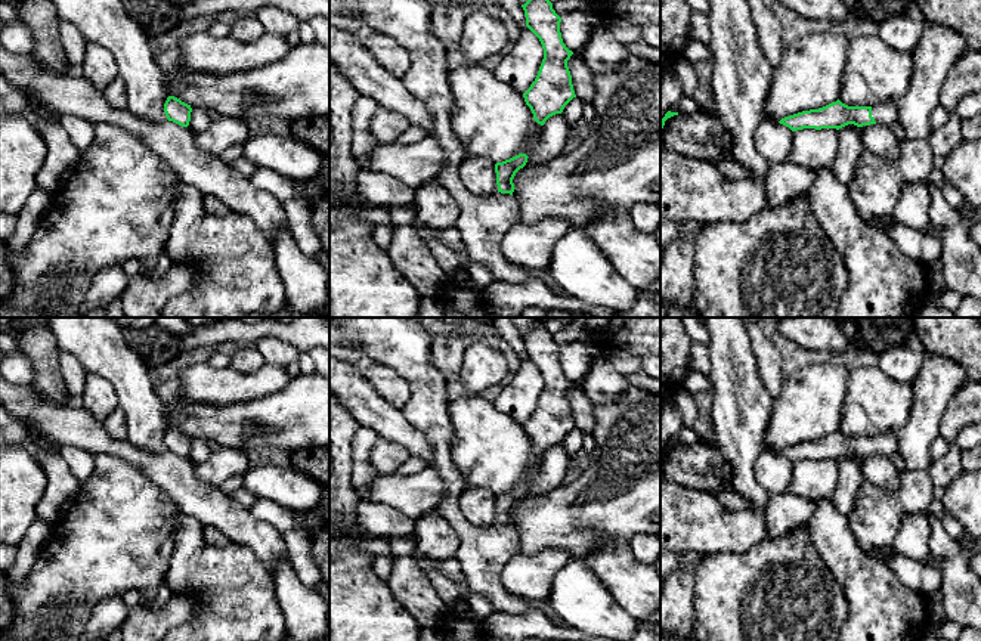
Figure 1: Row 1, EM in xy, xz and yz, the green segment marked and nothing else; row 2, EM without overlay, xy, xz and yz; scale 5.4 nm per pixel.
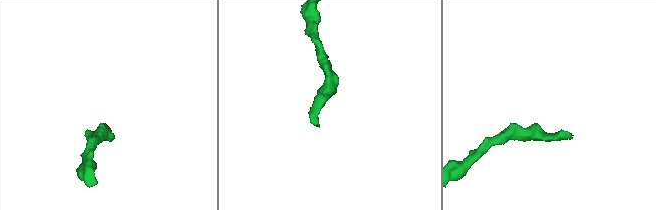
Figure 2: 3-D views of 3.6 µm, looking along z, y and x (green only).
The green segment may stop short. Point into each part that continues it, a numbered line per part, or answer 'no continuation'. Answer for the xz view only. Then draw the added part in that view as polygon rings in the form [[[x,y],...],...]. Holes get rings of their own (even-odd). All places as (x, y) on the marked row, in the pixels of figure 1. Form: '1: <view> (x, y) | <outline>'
1: xz (483, 222) | [[[329,0],[329,13],[359,19],[374,31],[393,38],[409,52],[412,66],[402,80],[406,89],[428,108],[433,120],[433,136],[446,152],[446,162],[437,179],[459,207],[457,227],[462,235],[470,261],[485,264],[496,281],[526,284],[535,279],[535,276],[526,267],[510,263],[502,254],[504,236],[520,223],[519,201],[514,195],[501,192],[489,196],[476,196],[465,189],[458,174],[458,168],[468,154],[451,126],[452,95],[448,81],[448,58],[446,49],[433,34],[431,10],[433,7],[427,0]]]

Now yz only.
1: yz (884, 112) | [[[886,100],[875,103],[872,106],[872,117],[883,126],[898,123],[898,102]]]

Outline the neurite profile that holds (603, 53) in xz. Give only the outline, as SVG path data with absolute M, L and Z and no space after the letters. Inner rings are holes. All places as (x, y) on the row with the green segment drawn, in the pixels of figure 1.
M607 25L598 27L579 53L592 74L613 72L629 55L626 46L610 34Z

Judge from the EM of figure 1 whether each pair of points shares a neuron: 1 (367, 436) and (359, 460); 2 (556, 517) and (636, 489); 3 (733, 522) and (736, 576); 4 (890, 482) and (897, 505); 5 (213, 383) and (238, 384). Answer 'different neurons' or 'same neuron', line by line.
1: same neuron
2: same neuron
3: different neurons
4: different neurons
5: same neuron

